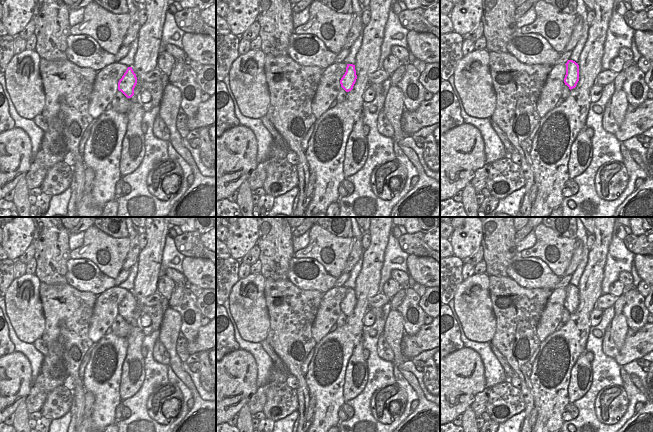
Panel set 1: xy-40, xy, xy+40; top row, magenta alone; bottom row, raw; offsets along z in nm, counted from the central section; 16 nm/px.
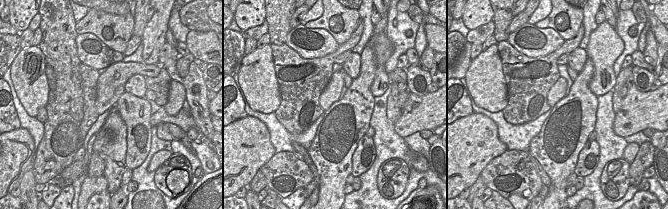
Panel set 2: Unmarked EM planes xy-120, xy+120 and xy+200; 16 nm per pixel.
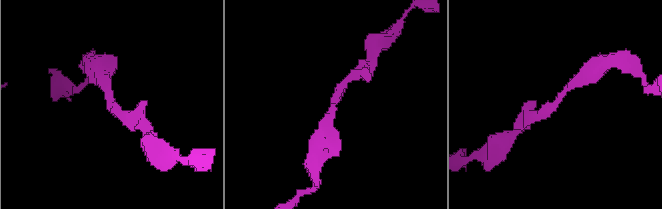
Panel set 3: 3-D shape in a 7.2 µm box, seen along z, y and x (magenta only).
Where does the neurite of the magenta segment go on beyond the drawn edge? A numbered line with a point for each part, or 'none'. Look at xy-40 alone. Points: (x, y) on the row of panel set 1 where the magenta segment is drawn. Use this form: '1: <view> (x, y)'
none

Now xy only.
none

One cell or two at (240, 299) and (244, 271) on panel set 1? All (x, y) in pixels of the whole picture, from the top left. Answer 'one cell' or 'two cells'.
two cells

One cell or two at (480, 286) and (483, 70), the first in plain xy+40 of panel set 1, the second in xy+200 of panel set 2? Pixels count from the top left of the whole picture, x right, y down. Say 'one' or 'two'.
one

